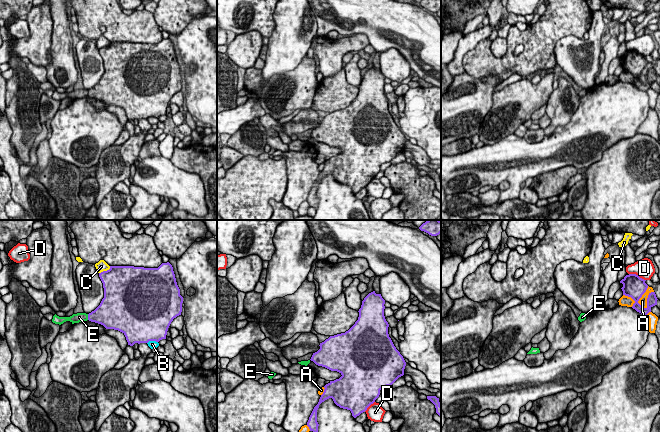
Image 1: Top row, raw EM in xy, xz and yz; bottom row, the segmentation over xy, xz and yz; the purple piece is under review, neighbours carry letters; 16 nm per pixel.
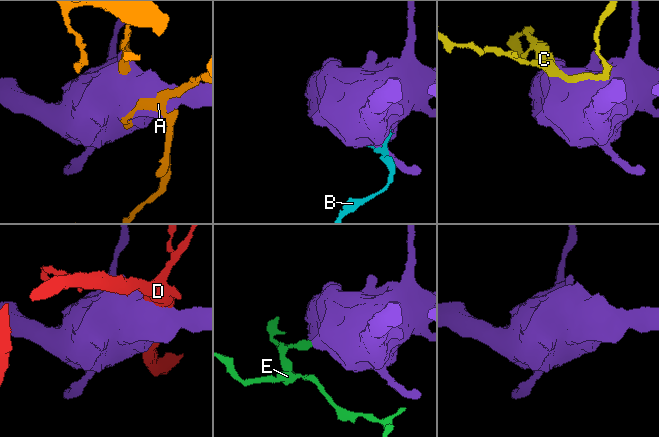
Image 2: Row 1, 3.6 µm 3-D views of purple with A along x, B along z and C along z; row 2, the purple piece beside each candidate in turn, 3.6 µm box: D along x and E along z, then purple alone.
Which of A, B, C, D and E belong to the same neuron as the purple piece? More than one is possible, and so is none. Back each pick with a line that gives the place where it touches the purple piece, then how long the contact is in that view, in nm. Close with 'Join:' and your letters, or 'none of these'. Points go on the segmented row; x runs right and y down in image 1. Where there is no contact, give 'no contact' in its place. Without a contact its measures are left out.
Join: none of these

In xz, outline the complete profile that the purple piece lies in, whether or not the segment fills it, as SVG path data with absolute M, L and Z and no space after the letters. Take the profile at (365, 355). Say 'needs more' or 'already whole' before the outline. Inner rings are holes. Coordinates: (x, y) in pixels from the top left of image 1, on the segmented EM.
already whole; M375 291L369 293L362 301L361 308L358 311L359 317L355 324L345 333L330 336L324 342L320 343L320 349L313 353L310 360L316 365L325 367L331 371L337 371L342 376L339 379L330 381L324 386L324 392L307 422L310 431L318 432L317 410L319 405L325 400L332 398L337 406L350 410L352 416L356 418L375 402L383 387L391 386L399 377L404 375L406 362L389 337L389 324L384 316L384 304L385 300L382 298L381 294L376 294Z

